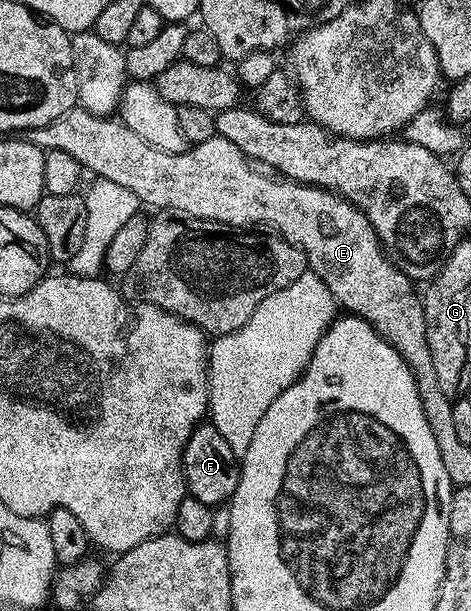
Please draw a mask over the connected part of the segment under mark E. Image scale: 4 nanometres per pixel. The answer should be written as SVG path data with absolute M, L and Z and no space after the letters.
M79 106L66 110L62 118L54 118L54 122L46 126L28 129L26 138L45 152L62 150L70 154L70 158L74 158L74 162L78 162L85 173L93 172L93 177L118 182L118 186L134 190L141 205L148 207L149 204L152 210L179 212L181 216L213 220L235 228L267 226L285 236L295 248L304 251L309 269L327 286L337 305L370 322L381 338L398 350L398 354L414 374L418 398L422 398L422 414L426 414L431 432L438 432L438 404L442 404L447 395L442 394L442 386L438 386L430 342L426 342L424 301L417 285L402 270L398 270L398 266L394 266L394 262L384 253L374 226L370 226L370 218L366 218L366 214L358 210L358 206L354 206L337 192L316 188L313 184L300 184L297 180L277 178L275 175L263 176L259 172L261 169L244 156L242 150L234 146L234 142L221 136L206 138L206 142L185 147L182 152L163 152L142 142L142 138L138 138L134 130L127 128L123 120L95 116Z

